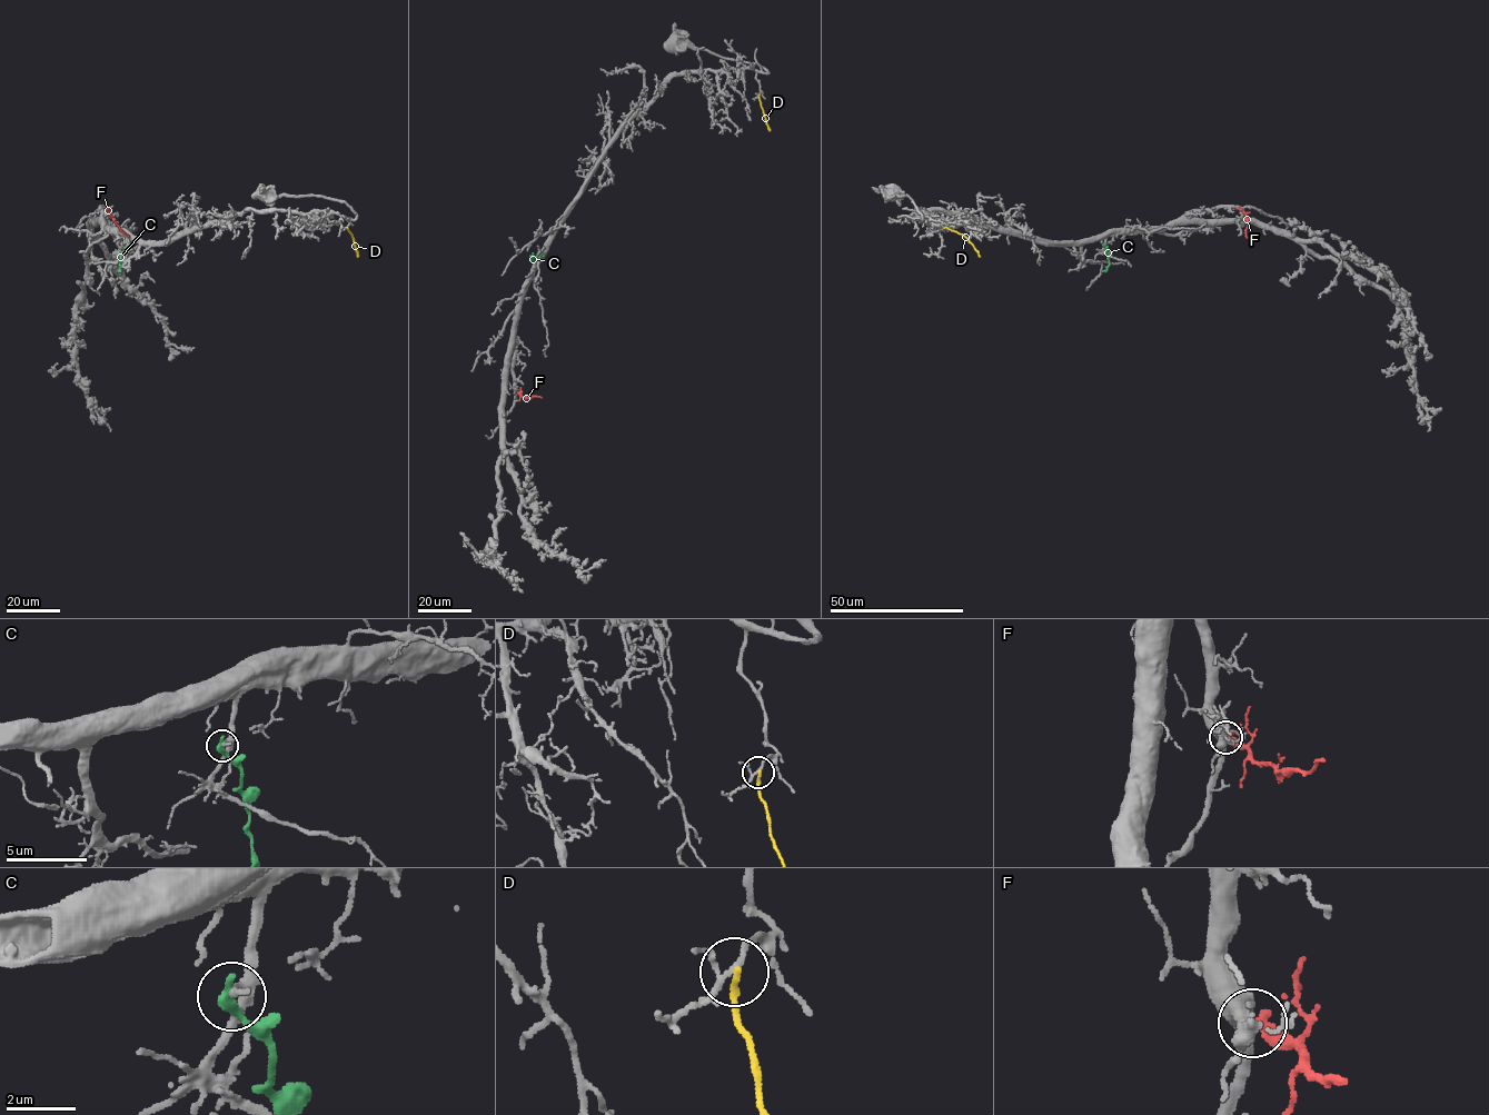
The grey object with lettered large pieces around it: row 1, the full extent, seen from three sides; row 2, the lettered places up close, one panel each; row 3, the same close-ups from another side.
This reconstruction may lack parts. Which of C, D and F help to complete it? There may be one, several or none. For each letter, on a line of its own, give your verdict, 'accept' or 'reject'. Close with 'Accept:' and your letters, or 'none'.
C: reject
D: reject
F: accept
Accept: F

